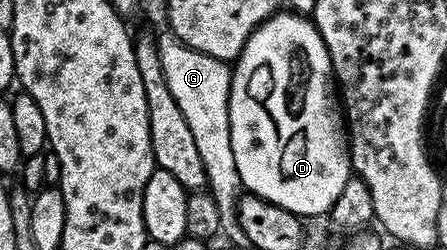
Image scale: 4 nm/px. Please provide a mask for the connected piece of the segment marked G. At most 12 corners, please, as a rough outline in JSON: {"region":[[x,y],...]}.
{"region":[[161,40],[207,188],[231,222],[242,189],[230,147],[225,62]]}

